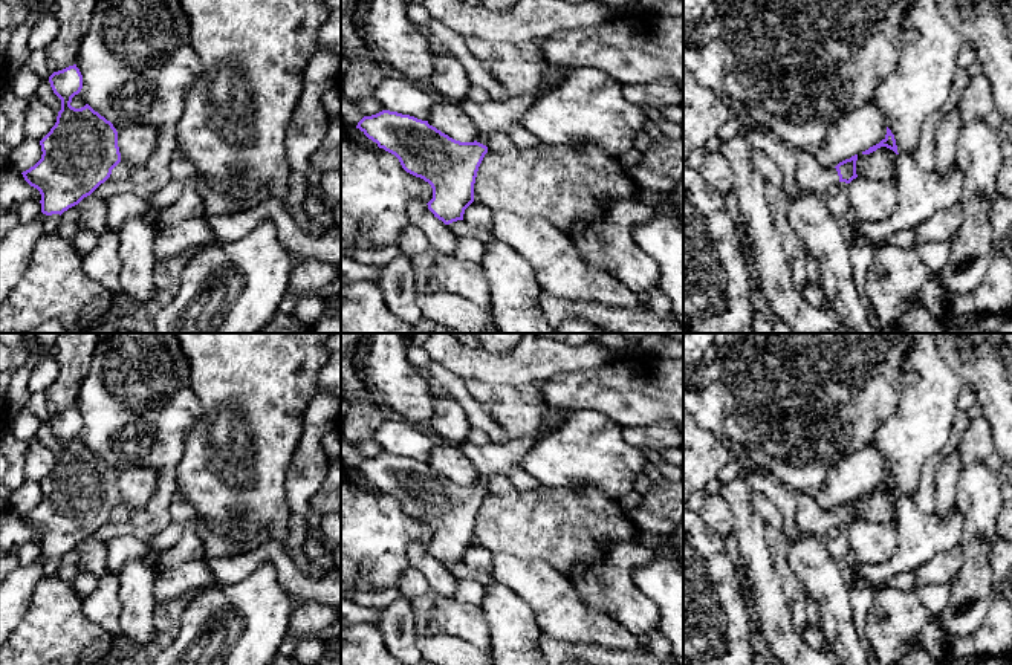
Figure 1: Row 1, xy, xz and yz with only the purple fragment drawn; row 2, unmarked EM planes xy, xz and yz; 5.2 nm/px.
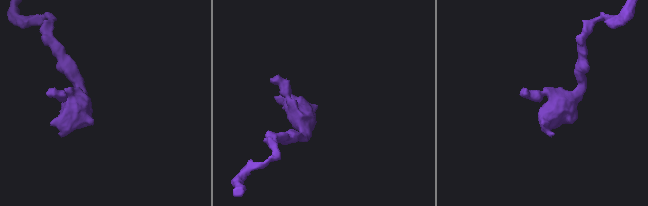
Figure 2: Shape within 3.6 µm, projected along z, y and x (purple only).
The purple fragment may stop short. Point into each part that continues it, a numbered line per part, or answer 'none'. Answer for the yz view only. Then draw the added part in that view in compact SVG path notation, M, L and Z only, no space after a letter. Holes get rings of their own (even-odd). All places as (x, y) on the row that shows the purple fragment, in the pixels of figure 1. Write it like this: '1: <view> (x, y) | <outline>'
1: yz (810, 176) | M795 150L795 176L801 190L824 194L839 183L839 176L835 167L821 167L815 156L804 150Z

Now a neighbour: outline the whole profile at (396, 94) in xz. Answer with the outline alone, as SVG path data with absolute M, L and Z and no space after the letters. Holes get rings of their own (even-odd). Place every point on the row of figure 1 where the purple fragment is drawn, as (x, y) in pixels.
M387 73L376 87L375 98L384 110L410 115L427 121L437 96L423 92L417 83L401 75Z

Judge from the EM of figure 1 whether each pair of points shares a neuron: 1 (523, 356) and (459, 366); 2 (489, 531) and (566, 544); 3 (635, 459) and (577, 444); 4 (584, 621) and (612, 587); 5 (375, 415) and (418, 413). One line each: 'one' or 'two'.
1: one
2: one
3: one
4: two
5: two

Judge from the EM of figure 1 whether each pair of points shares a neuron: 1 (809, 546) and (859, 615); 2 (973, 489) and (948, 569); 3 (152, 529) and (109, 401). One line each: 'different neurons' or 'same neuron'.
1: different neurons
2: different neurons
3: same neuron

